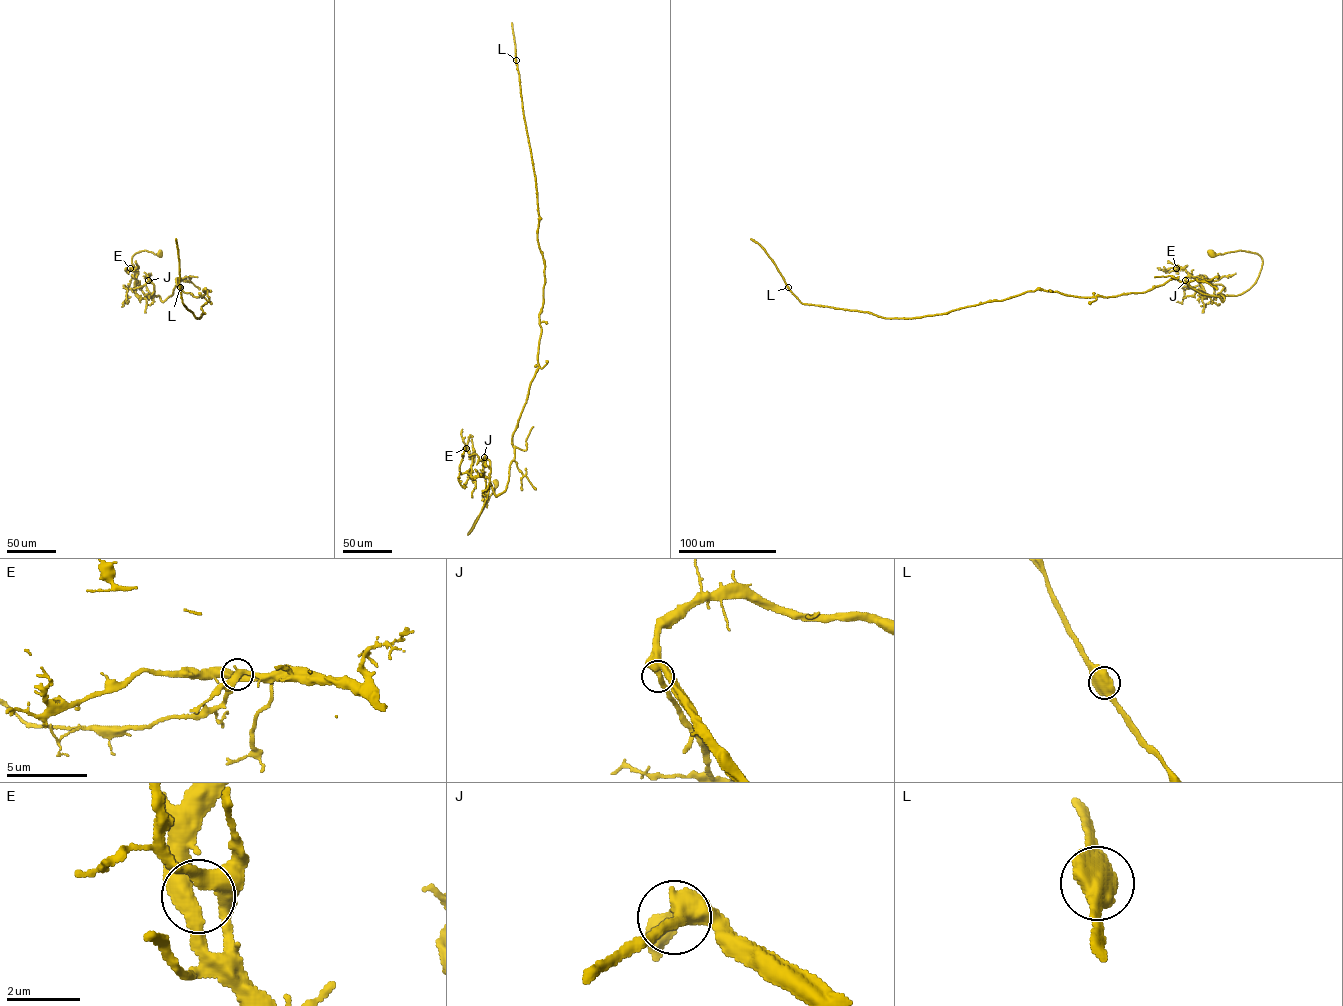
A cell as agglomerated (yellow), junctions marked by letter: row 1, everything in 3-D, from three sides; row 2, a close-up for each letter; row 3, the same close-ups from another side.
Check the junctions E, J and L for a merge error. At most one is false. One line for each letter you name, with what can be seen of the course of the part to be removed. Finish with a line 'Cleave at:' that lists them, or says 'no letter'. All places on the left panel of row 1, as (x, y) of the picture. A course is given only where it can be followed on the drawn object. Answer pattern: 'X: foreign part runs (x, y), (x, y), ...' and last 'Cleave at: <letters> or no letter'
Cleave at: no letter

